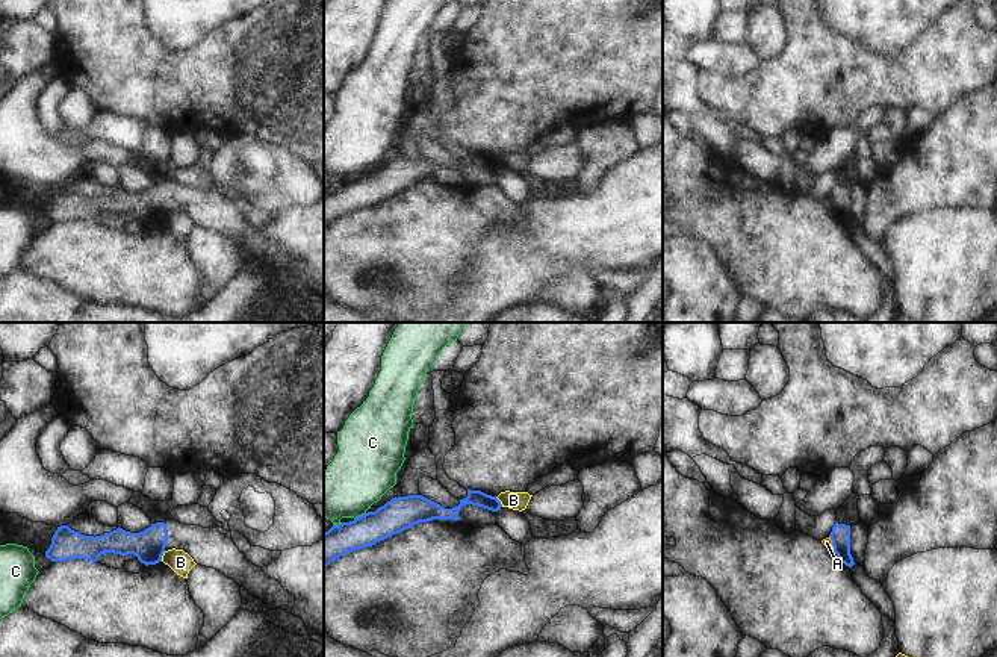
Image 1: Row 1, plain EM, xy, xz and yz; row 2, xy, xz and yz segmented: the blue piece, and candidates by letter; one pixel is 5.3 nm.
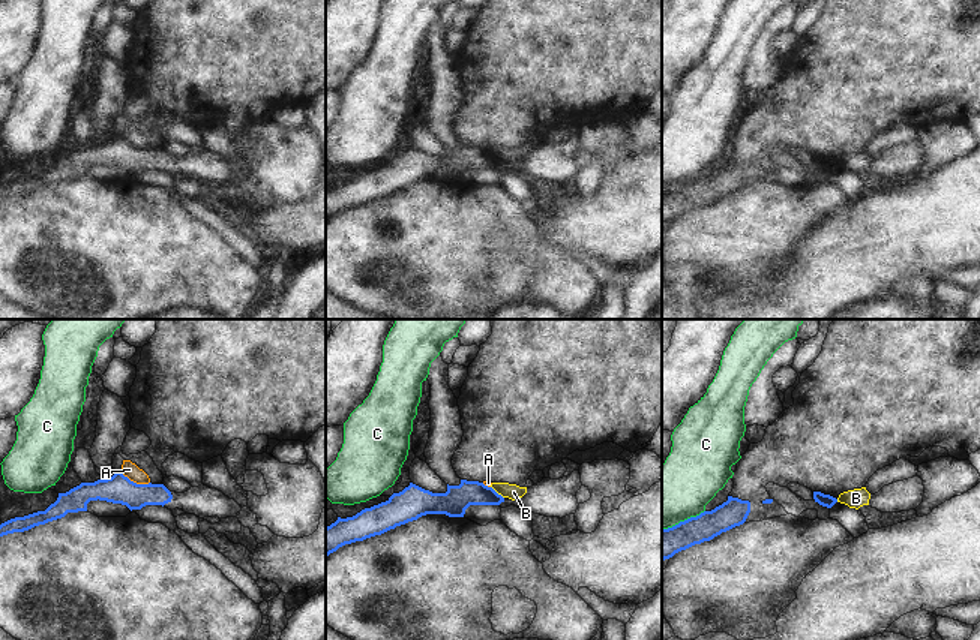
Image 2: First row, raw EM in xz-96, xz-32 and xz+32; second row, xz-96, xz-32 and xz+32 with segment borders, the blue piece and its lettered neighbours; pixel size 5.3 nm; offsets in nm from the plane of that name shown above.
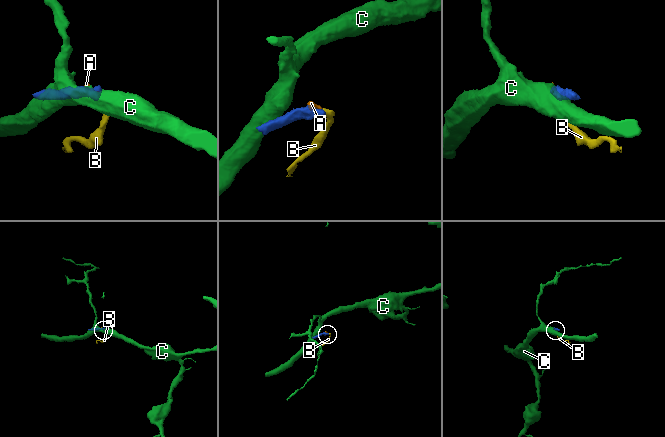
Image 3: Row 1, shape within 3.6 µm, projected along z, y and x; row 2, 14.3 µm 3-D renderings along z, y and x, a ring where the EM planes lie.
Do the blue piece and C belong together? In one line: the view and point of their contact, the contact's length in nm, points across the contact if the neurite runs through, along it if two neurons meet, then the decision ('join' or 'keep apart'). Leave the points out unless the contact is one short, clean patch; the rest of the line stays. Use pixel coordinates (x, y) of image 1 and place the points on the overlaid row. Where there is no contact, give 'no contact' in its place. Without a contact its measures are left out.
xz (359, 516) | 80 nm | along xz (365, 512), (354, 519) | keep apart

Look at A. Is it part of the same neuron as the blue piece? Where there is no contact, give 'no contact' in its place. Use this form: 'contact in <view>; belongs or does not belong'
contact in yz; does not belong

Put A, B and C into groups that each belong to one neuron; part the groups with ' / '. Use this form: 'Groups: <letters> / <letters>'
Groups: A B / C.

